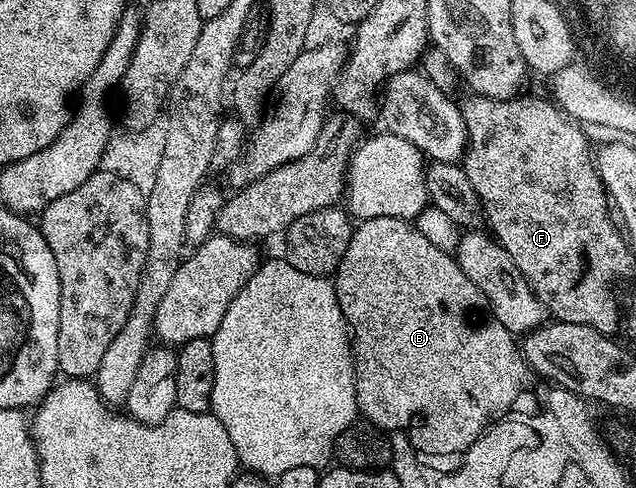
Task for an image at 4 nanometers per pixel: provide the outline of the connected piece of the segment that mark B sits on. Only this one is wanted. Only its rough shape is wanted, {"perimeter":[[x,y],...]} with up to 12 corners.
{"perimeter":[[354,226],[361,417],[461,456],[532,371],[451,251]]}

